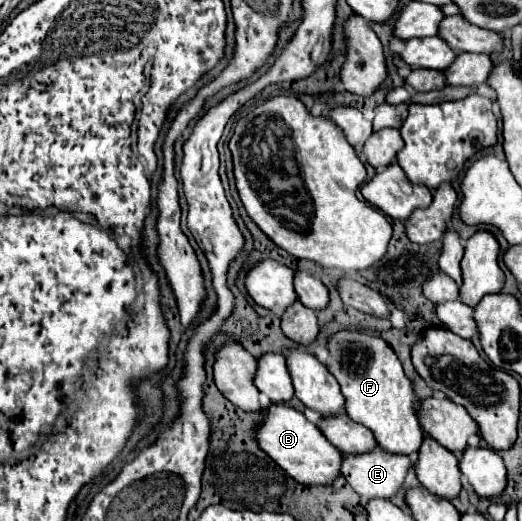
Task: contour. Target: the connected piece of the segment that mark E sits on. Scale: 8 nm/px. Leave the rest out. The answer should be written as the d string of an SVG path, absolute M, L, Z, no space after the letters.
M377 447L371 453L345 455L341 473L363 499L391 499L403 491L409 467L407 455L393 455Z

